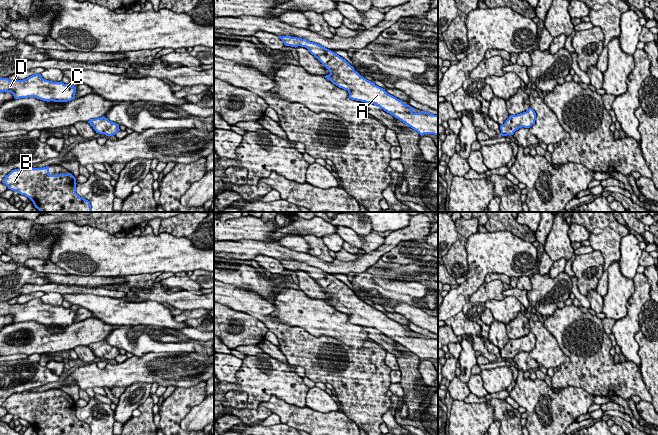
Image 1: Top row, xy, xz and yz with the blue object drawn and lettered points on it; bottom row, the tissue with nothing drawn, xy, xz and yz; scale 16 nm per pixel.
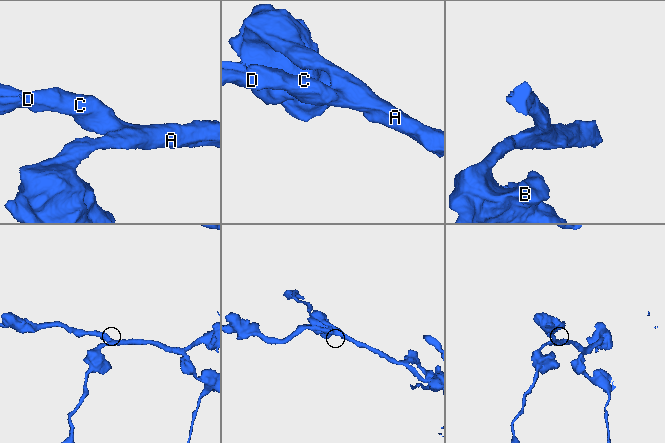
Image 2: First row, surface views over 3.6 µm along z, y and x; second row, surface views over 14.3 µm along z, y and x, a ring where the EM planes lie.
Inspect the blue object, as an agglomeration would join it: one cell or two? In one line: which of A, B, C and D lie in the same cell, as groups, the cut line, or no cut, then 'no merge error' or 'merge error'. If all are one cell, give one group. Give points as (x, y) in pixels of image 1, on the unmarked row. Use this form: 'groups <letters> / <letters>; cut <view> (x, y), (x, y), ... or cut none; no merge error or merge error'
groups A B C D; cut none; no merge error

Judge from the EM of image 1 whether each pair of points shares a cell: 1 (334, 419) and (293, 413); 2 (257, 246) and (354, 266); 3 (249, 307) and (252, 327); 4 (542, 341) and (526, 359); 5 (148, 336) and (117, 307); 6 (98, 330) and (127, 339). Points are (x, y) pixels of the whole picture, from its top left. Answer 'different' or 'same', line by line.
1: same
2: same
3: different
4: different
5: different
6: different

